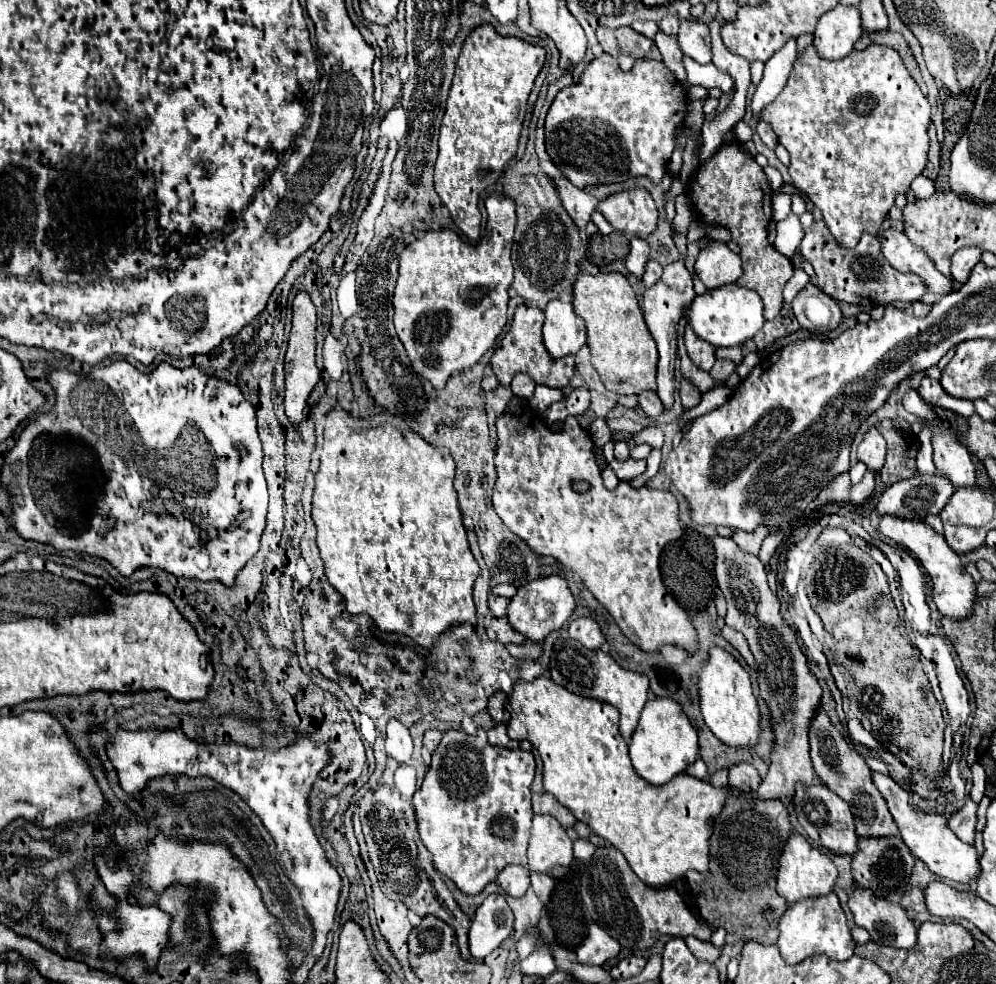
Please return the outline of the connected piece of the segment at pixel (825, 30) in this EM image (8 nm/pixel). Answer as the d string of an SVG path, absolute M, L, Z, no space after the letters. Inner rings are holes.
M838 5L820 17L812 45L822 59L838 61L854 49L854 43L860 35L862 27L858 9Z

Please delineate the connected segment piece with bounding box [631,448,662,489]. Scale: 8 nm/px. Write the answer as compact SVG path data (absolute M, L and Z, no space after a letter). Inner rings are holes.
M653 448L647 458L646 471L638 477L631 480L631 485L635 489L640 488L650 479L652 479L659 470L662 461L662 453L660 449Z

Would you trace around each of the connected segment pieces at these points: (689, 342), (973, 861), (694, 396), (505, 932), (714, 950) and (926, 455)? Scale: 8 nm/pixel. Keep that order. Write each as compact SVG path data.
M688 325L686 327L686 333L684 333L684 343L686 343L686 351L688 351L688 357L692 359L692 363L702 369L702 371L710 371L716 357L714 357L714 351L716 347L710 345L708 341L702 341L694 329Z
M872 773L872 781L878 787L880 795L886 799L888 809L894 817L896 827L900 829L900 837L906 841L906 847L910 853L924 861L932 873L936 873L942 879L952 879L958 883L970 883L972 879L978 879L980 865L978 865L978 853L972 845L966 845L964 841L958 841L954 833L950 833L948 821L942 815L936 813L922 813L910 805L910 793L904 791L890 775L882 773Z
M682 377L682 381L680 381L680 399L682 399L684 409L696 407L700 403L700 397L702 397L702 393L688 379Z
M490 895L476 909L470 925L470 953L474 959L484 959L502 945L512 933L514 913L502 895Z
M686 937L686 945L698 959L704 959L708 963L714 963L722 955L722 947L714 947L712 943L698 941L696 937Z
M924 427L918 435L920 447L918 447L918 455L916 455L916 469L918 473L936 473L934 463L932 463L932 447L930 447L930 429Z

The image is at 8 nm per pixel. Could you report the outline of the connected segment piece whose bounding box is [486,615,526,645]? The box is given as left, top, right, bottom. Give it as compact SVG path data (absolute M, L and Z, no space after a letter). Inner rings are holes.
M498 617L498 619L492 619L488 625L486 625L486 635L492 639L492 641L500 641L504 645L508 643L516 643L516 645L522 645L524 643L524 635L514 631L508 623L508 617Z

